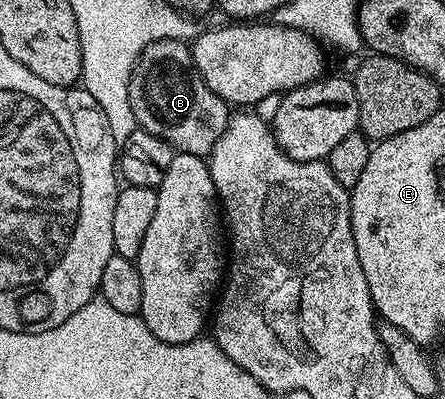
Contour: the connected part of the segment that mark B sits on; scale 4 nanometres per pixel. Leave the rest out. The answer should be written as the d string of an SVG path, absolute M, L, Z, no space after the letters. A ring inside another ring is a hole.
M153 41L138 57L128 83L128 103L132 103L132 115L138 128L156 135L175 150L205 158L216 147L224 127L232 116L231 106L220 99L196 71L191 46L185 41Z

